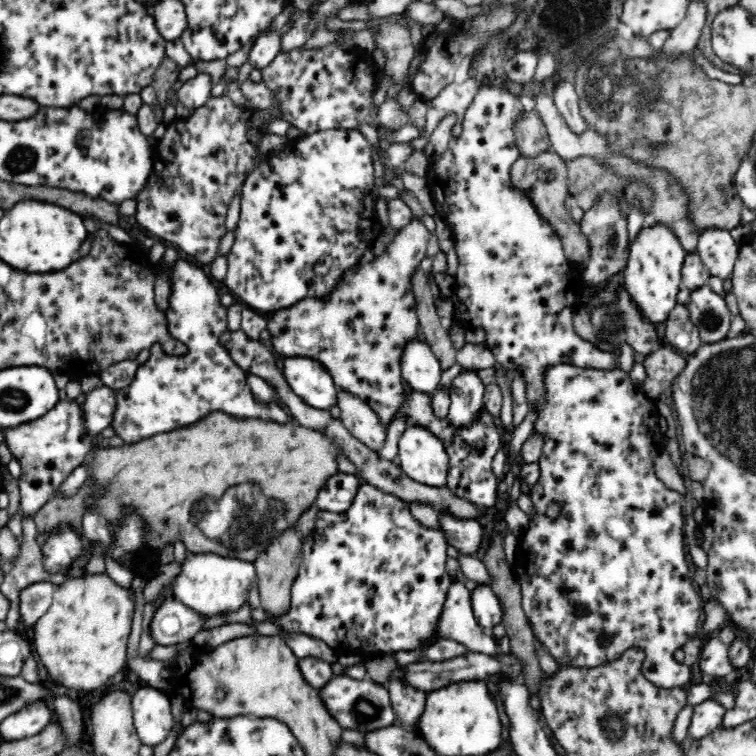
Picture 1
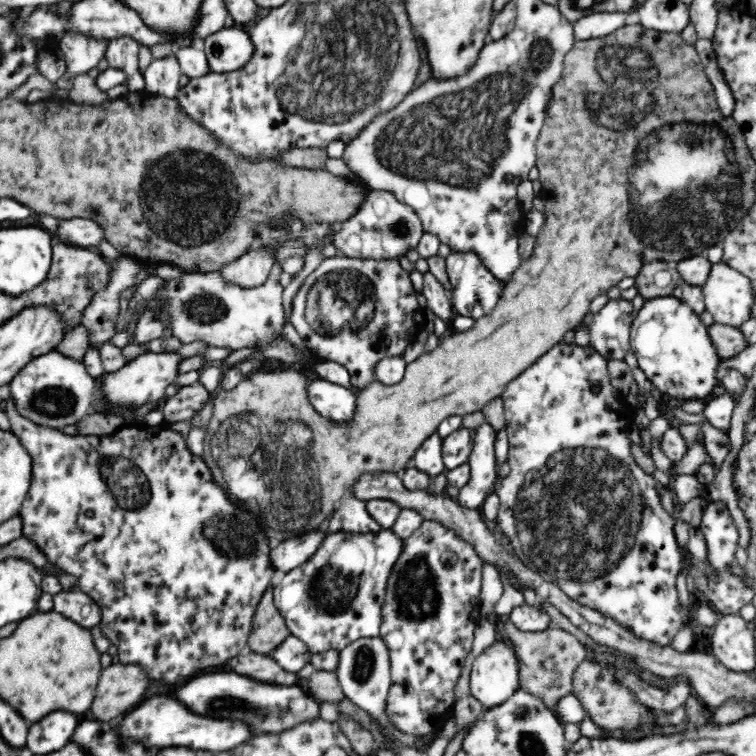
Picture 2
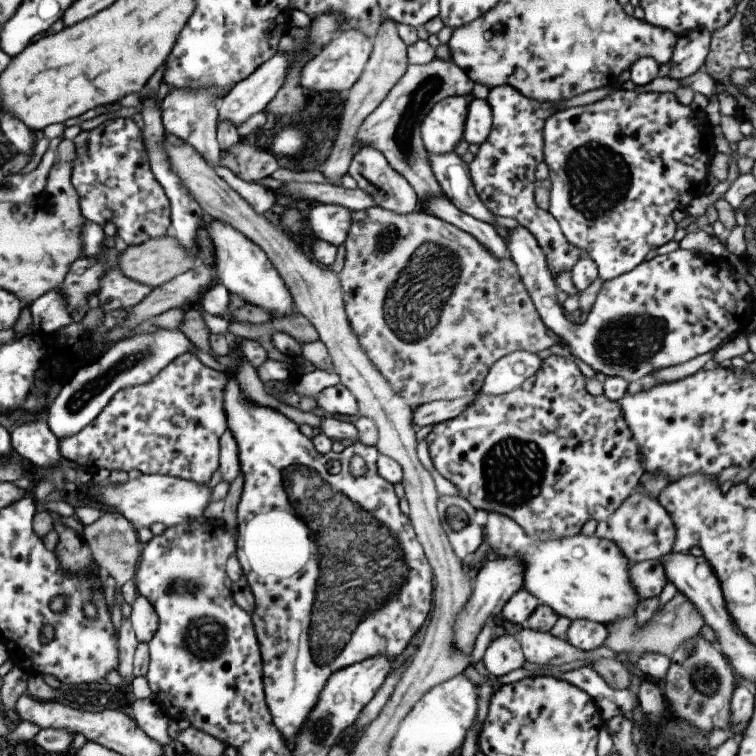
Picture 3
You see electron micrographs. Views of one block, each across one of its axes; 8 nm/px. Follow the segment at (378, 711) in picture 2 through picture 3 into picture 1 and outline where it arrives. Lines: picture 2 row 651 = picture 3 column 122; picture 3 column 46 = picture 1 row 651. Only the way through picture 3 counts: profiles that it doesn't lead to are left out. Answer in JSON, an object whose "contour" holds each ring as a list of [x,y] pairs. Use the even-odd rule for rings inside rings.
{"contour":[[[451,581],[450,588],[446,594],[446,600],[444,600],[444,604],[442,604],[442,612],[440,612],[440,615],[439,622],[433,634],[428,638],[424,638],[424,640],[420,638],[417,645],[410,648],[410,651],[418,651],[420,660],[424,660],[423,652],[439,640],[460,643],[470,652],[489,655],[497,654],[500,656],[501,651],[499,650],[494,636],[490,631],[486,631],[484,628],[480,627],[480,624],[476,621],[471,603],[471,591],[462,581]]]}

